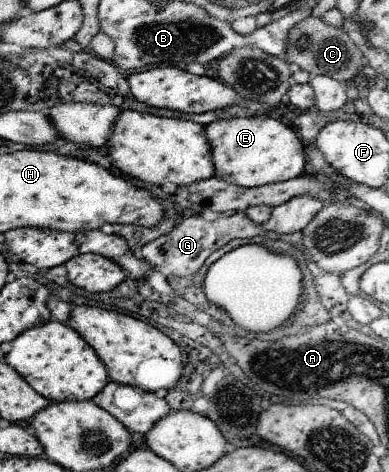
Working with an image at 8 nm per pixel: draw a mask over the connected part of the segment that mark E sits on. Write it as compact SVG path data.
M269 116L210 119L205 126L212 149L215 176L249 189L286 182L308 171L305 145L291 125Z

